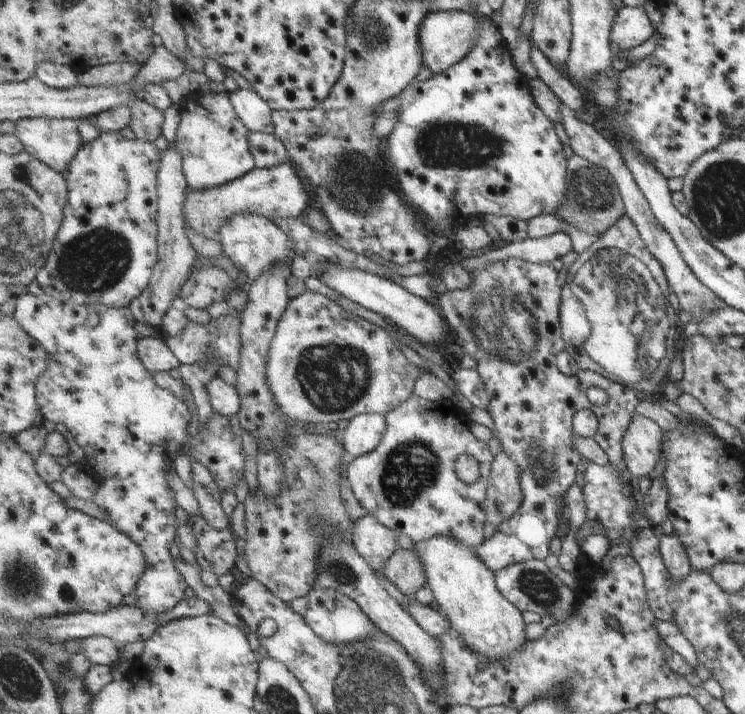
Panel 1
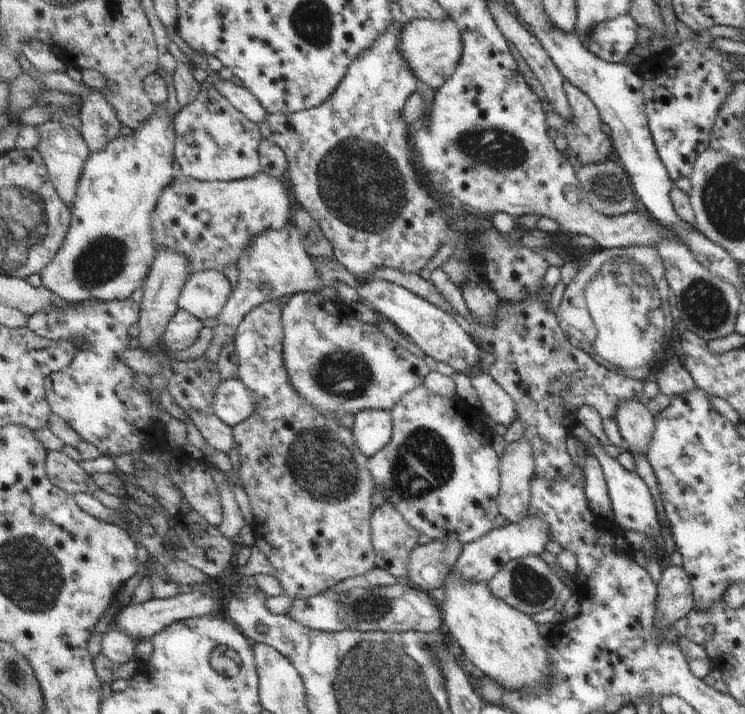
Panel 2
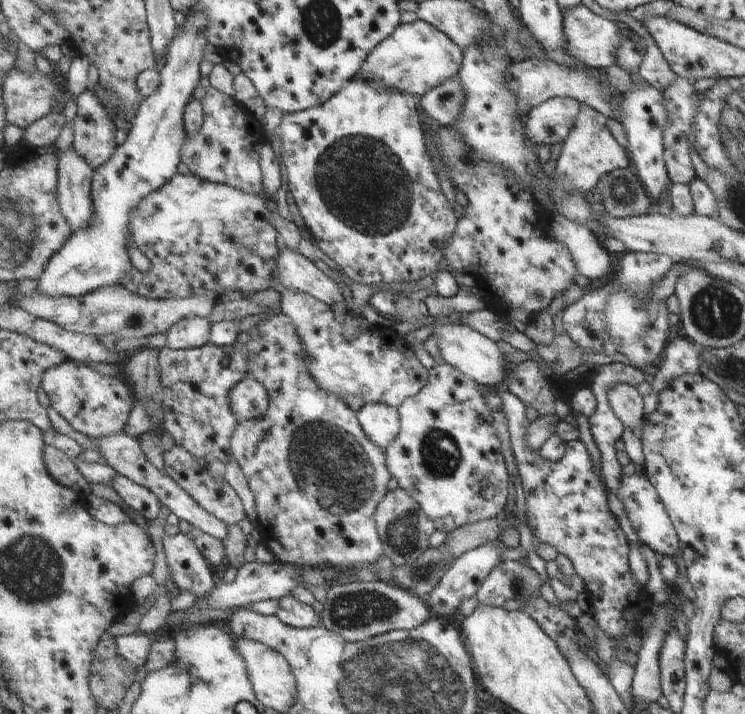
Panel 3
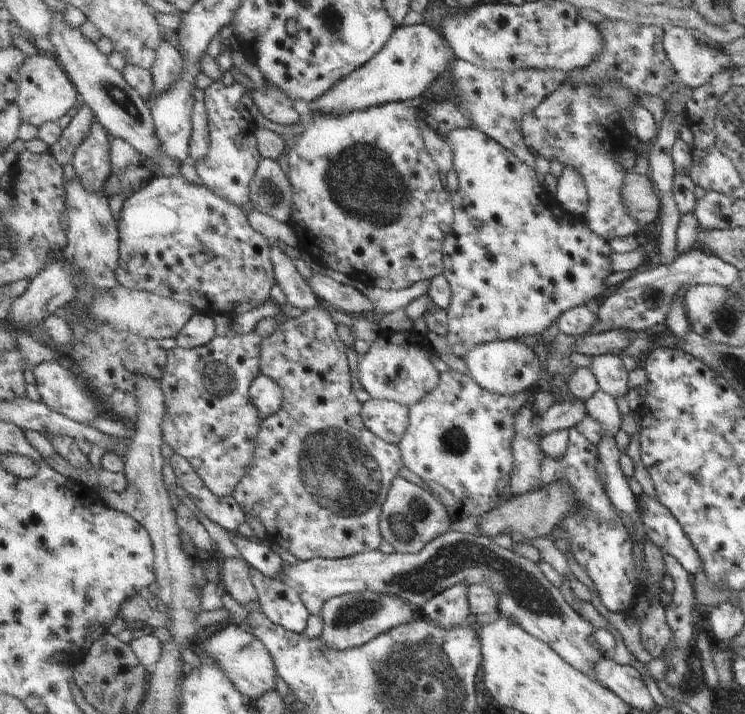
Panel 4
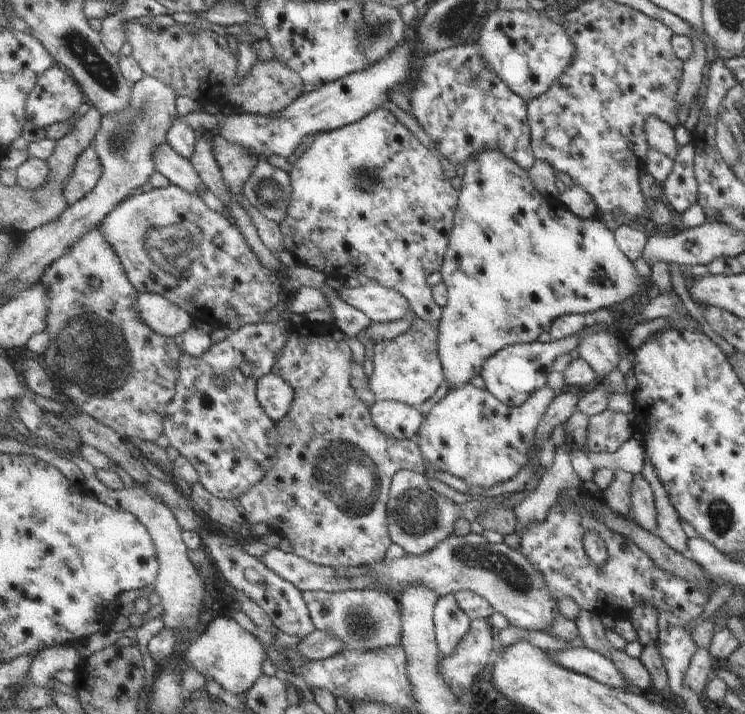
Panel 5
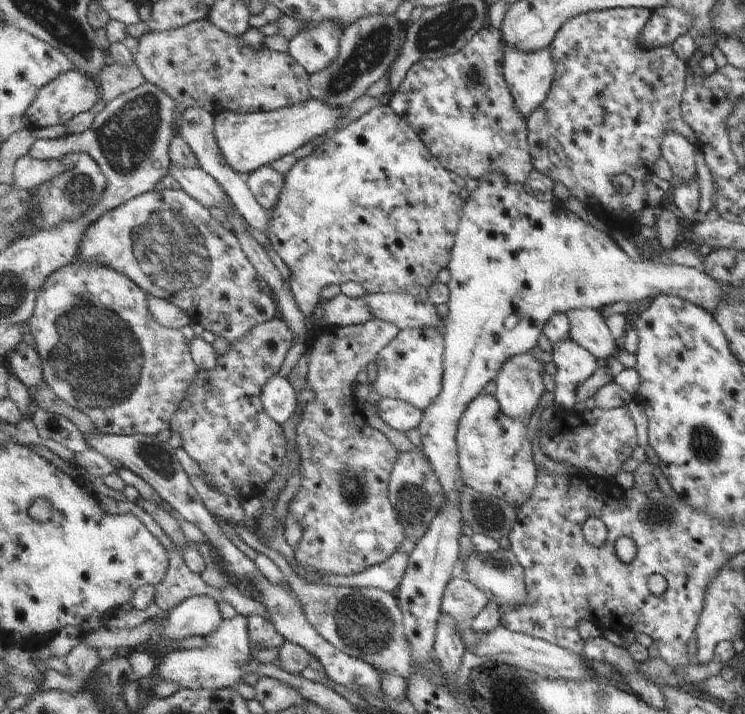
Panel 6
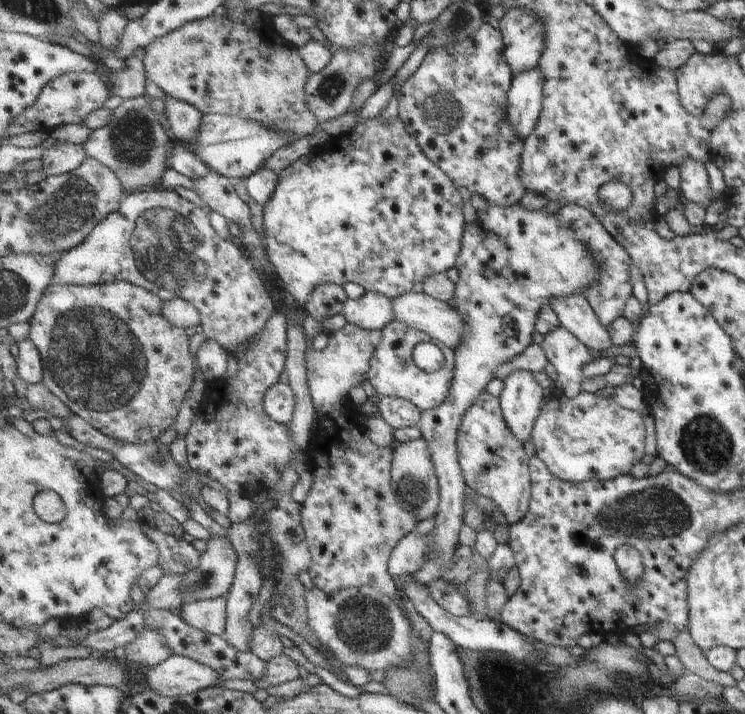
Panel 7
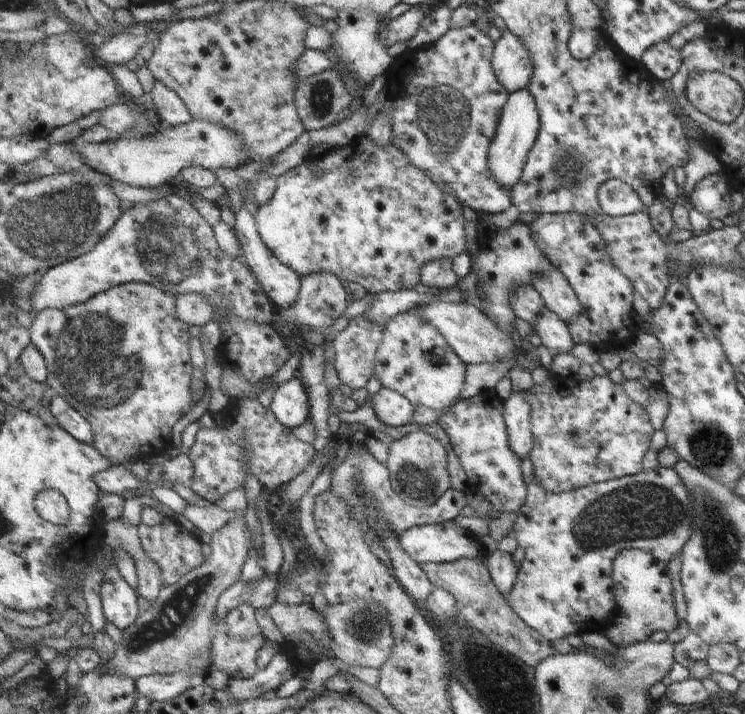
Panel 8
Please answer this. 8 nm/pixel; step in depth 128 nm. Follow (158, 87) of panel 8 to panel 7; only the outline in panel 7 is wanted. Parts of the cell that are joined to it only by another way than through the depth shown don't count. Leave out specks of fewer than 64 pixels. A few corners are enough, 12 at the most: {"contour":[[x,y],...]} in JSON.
{"contour":[[160,96],[178,142],[193,142],[204,114],[192,104]]}

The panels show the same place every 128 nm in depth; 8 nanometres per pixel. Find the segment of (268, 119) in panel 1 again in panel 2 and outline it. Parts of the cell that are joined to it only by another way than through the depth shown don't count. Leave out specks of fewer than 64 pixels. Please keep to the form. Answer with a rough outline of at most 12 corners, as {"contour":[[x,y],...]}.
{"contour":[[210,71],[215,86],[251,122],[263,124],[269,114],[246,87],[220,79]]}

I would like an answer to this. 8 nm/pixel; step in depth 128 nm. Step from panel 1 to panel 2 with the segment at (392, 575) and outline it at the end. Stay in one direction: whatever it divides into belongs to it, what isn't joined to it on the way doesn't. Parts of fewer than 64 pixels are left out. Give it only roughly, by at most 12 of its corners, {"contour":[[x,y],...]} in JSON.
{"contour":[[439,540],[417,546],[406,581],[444,589],[465,548]]}

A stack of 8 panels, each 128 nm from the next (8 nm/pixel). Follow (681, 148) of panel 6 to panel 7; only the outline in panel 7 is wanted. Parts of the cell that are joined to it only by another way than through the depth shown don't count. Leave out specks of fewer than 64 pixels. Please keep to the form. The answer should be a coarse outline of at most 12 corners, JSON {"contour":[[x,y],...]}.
{"contour":[[685,158],[677,165],[678,190],[707,210],[713,200],[703,165]]}

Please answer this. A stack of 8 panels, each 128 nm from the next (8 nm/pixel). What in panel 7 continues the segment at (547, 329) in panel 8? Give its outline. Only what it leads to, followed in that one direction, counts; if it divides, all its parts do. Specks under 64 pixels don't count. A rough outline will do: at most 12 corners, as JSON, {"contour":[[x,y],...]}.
{"contour":[[565,326],[541,345],[558,374],[553,386],[575,398],[583,390],[583,366],[595,360]]}

